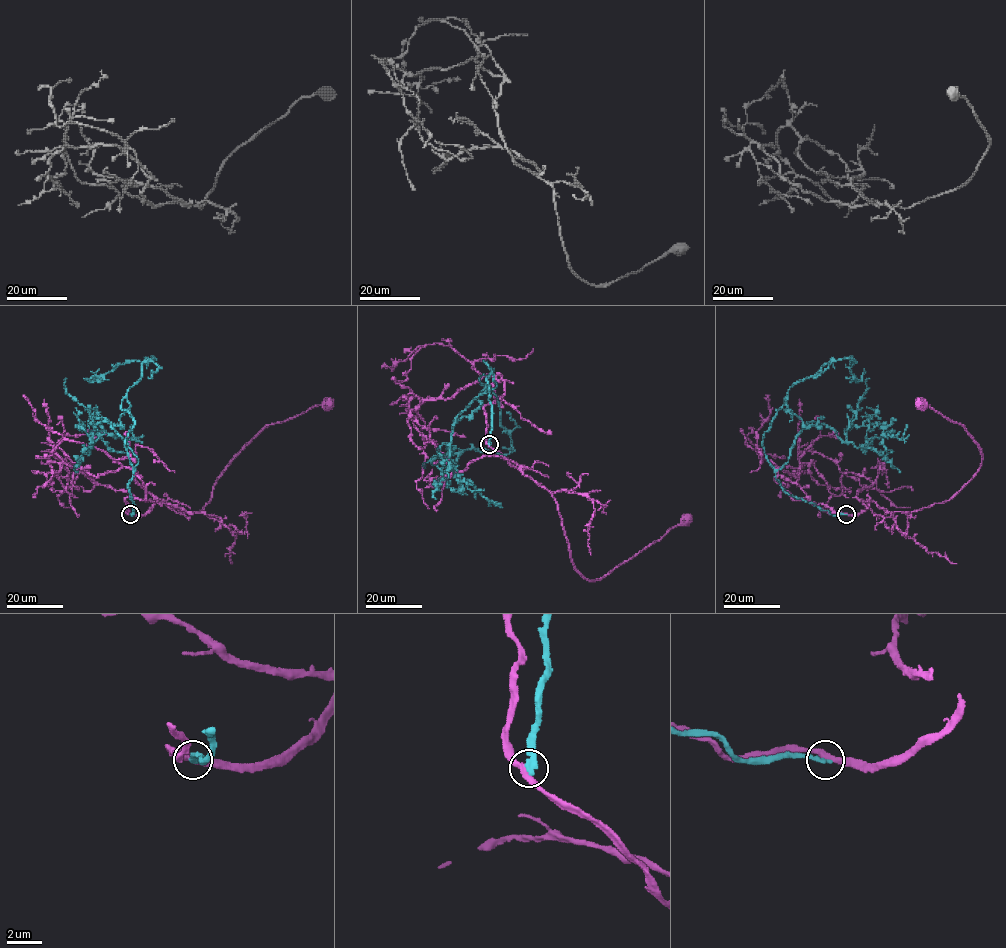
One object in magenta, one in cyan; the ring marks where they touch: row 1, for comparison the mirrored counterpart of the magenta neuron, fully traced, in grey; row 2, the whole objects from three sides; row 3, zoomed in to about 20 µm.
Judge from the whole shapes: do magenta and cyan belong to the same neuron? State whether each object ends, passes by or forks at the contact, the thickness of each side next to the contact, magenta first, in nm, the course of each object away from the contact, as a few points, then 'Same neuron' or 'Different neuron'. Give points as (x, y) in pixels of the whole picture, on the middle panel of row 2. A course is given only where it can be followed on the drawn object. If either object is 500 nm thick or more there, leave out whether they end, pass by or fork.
At the ring magenta passes by. At the ring cyan ends. Thickness 340 nm (magenta) against 340 nm. Course of magenta: (489, 444), (509, 465), (550, 493), (562, 521), (571, 560), (586, 580), (597, 580), (606, 575), (686, 519). Course of cyan: (489, 444), (492, 372), (483, 360), (493, 370), (479, 382), (497, 399), (512, 451), (465, 449), (458, 462). Different neuron

